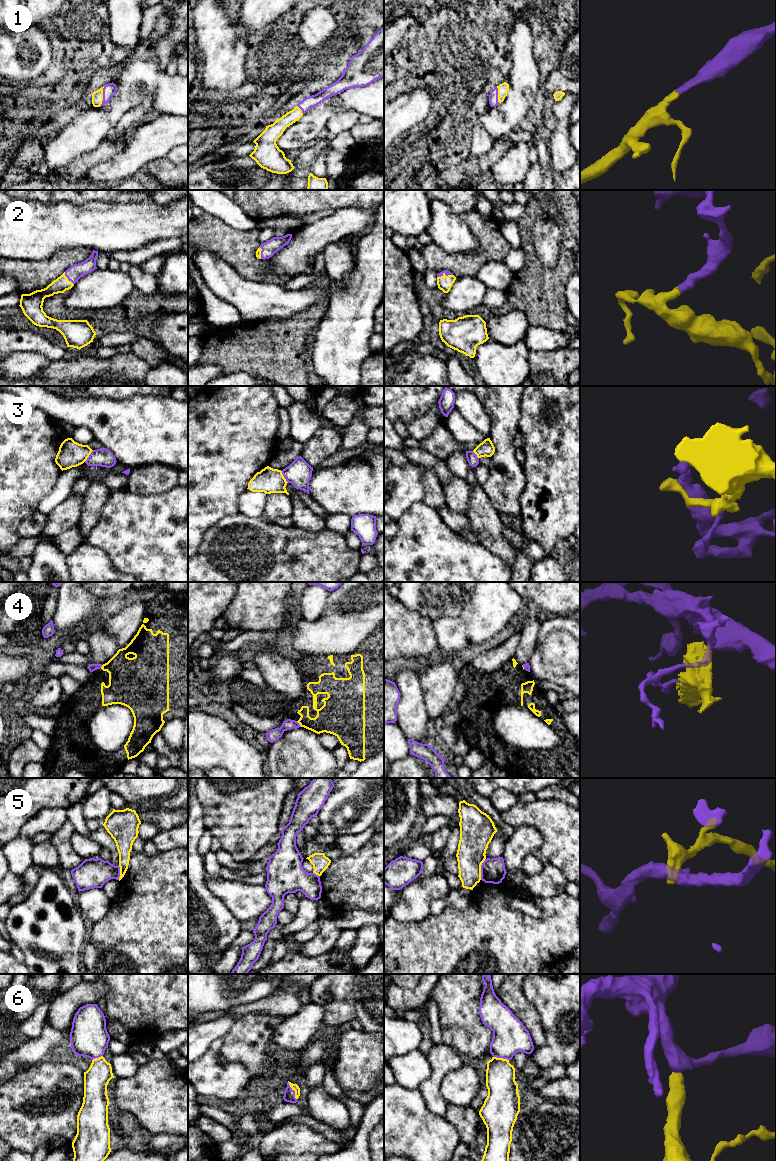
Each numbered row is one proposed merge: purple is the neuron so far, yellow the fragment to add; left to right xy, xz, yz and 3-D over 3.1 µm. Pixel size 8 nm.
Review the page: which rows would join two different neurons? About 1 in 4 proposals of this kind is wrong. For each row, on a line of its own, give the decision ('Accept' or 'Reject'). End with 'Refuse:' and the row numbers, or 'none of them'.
1: Accept
2: Accept
3: Reject
4: Reject
5: Reject
6: Accept
Refuse: 3, 4, 5

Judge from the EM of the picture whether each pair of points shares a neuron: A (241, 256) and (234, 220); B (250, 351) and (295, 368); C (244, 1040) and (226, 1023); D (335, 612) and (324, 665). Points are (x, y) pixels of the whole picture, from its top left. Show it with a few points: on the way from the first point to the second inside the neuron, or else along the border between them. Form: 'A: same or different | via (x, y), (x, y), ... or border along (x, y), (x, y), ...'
A: different | border along (216, 217), (241, 230), (251, 230), (257, 224)
B: same | via (261, 351), (273, 351), (284, 360)
C: different | border along (237, 1017), (223, 1038)
D: different | border along (321, 655), (325, 656)

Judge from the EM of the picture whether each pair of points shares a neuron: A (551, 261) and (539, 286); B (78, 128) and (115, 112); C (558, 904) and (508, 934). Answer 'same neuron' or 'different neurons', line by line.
A: different neurons
B: same neuron
C: same neuron

